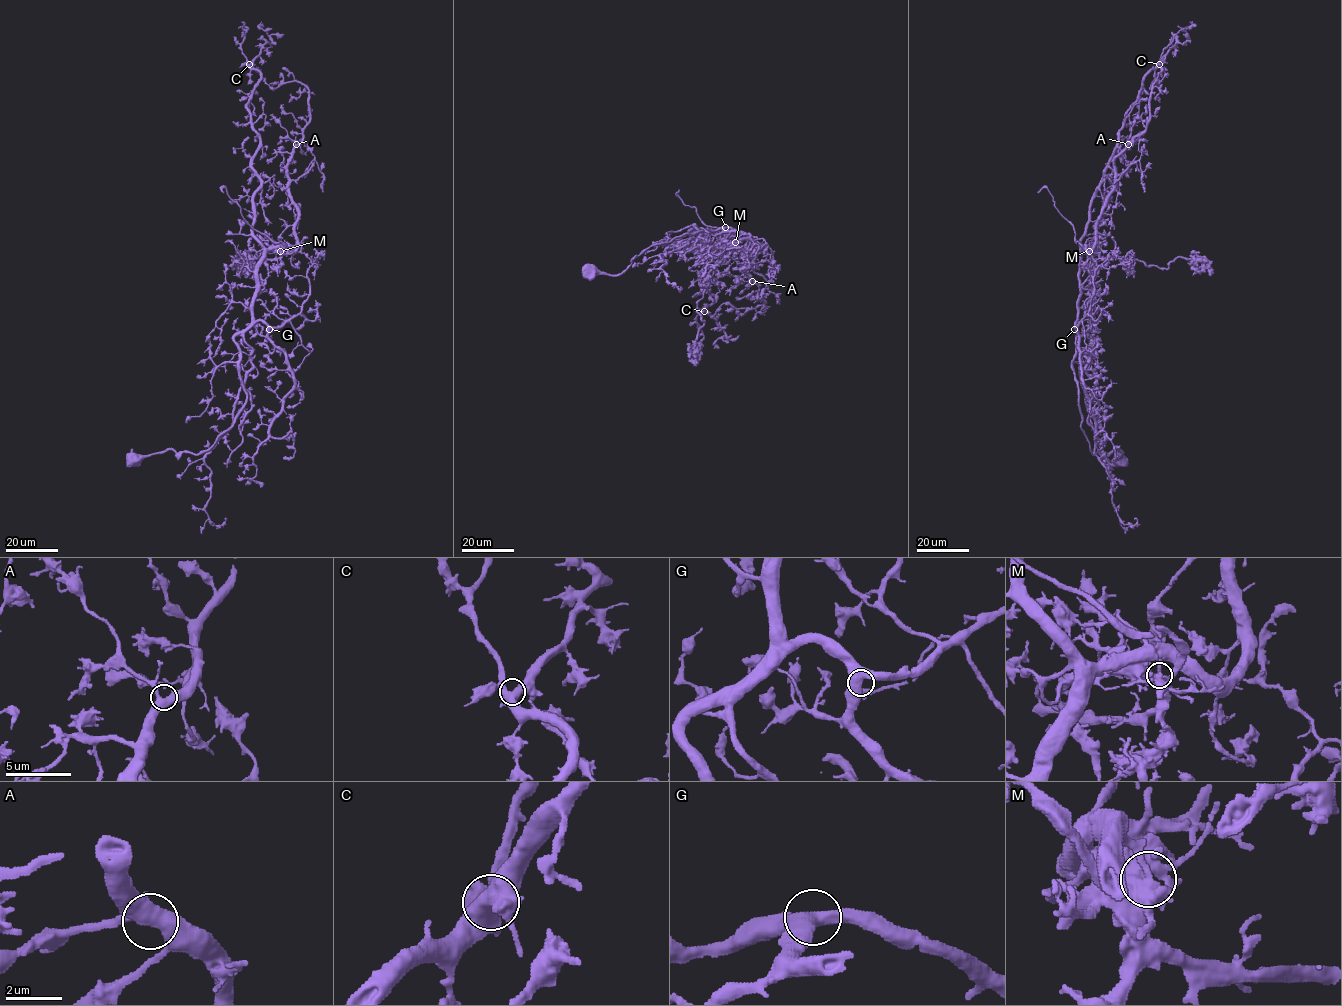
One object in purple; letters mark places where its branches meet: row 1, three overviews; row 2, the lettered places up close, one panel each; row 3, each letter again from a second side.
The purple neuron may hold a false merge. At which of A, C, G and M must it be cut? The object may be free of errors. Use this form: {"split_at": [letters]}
{"split_at": ["M"]}

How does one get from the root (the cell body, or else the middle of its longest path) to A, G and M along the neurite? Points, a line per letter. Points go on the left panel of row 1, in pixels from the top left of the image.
A: (134, 458), (206, 451), (245, 402), (234, 337), (296, 247), (296, 144)
G: (134, 458), (170, 449), (206, 451), (231, 426), (246, 400), (234, 337), (258, 321), (269, 329)
M: (134, 458), (170, 449), (203, 452), (231, 426), (246, 400), (234, 337), (251, 322), (257, 262), (280, 250)

